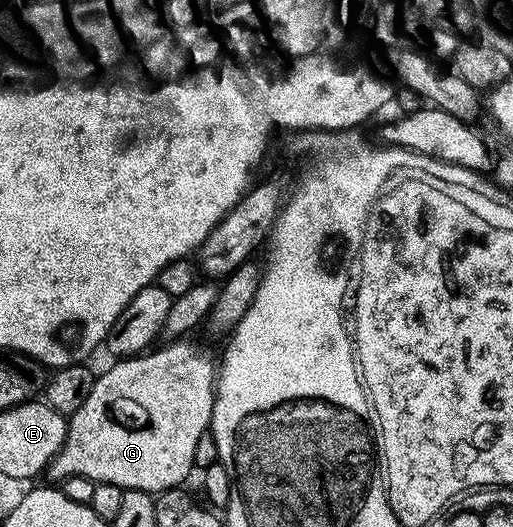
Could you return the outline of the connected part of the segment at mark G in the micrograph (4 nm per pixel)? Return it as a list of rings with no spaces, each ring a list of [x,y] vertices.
[[[181,339],[161,344],[151,351],[117,360],[115,363],[112,363],[116,365],[110,366],[104,374],[101,372],[97,376],[86,403],[82,403],[82,407],[78,407],[78,411],[74,411],[74,415],[67,418],[68,434],[64,440],[63,447],[58,451],[58,455],[52,460],[51,465],[48,466],[46,470],[47,476],[52,476],[56,480],[53,482],[56,483],[62,483],[67,477],[85,477],[97,483],[109,481],[111,485],[116,485],[123,490],[141,489],[153,495],[159,495],[166,489],[183,486],[189,471],[194,466],[194,447],[198,447],[198,439],[202,439],[202,435],[209,432],[212,423],[212,408],[216,398],[216,378],[218,376],[218,369],[214,361],[212,365],[211,359],[204,354],[203,347],[195,345],[190,340]]]

